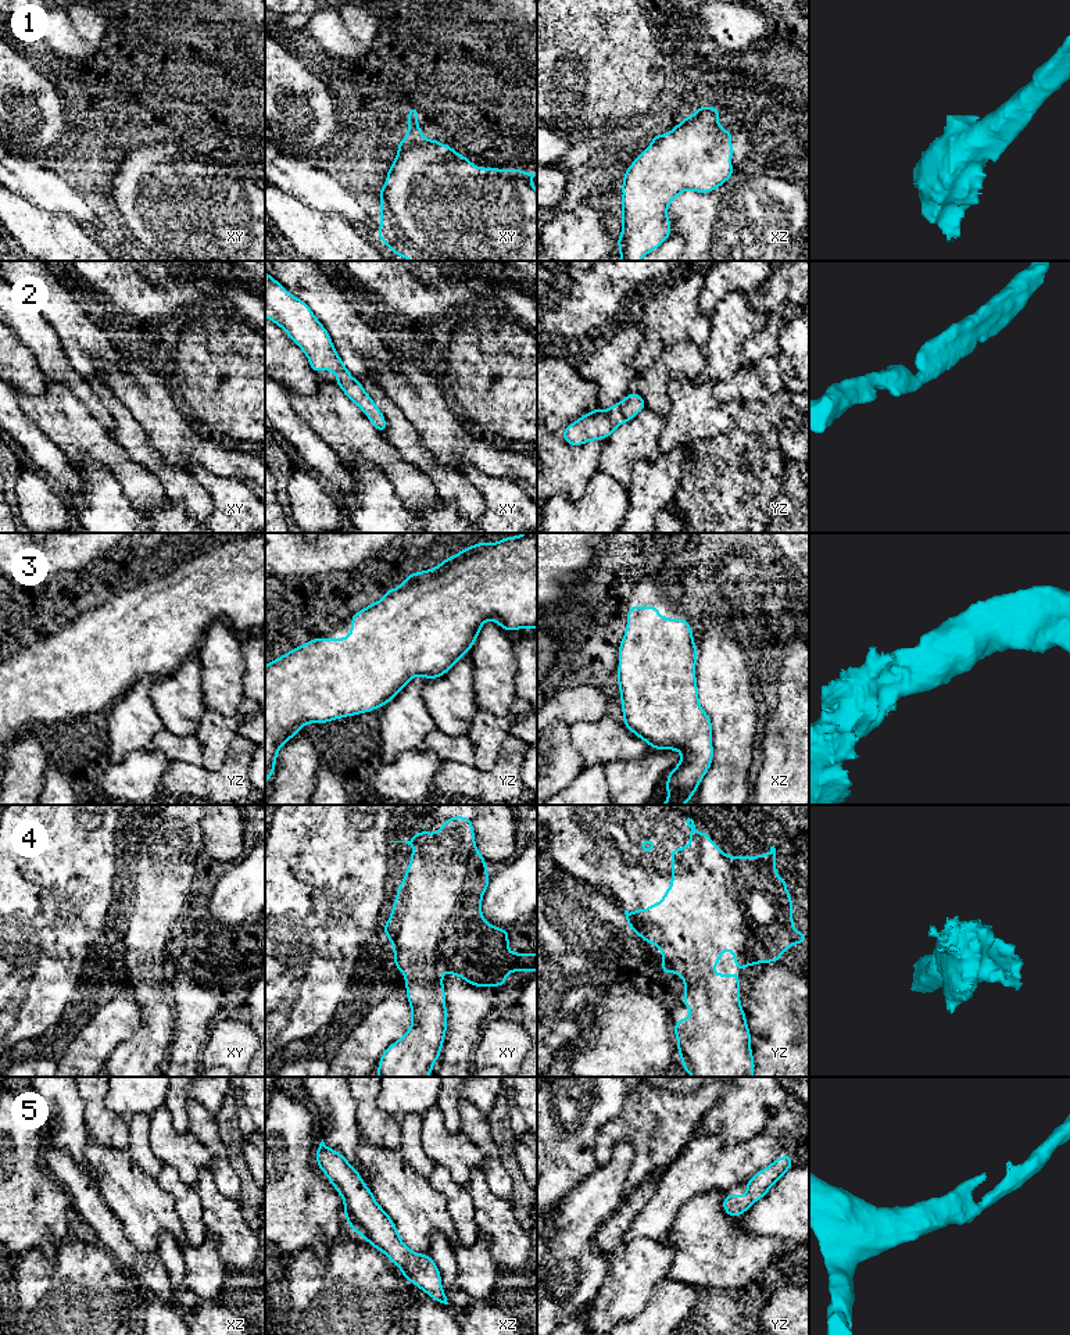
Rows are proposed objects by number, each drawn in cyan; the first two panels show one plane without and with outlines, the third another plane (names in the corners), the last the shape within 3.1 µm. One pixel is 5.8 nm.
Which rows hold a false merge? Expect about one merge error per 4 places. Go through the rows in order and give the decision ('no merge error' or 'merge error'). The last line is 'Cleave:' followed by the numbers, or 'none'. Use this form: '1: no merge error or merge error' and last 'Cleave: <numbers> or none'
1: no merge error
2: no merge error
3: no merge error
4: no merge error
5: no merge error
Cleave: none

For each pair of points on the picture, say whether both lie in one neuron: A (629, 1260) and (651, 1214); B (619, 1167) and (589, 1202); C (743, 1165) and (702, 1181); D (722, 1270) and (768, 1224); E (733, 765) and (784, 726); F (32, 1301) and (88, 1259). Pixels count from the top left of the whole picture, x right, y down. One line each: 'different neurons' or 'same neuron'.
A: different neurons
B: same neuron
C: same neuron
D: different neurons
E: different neurons
F: same neuron

